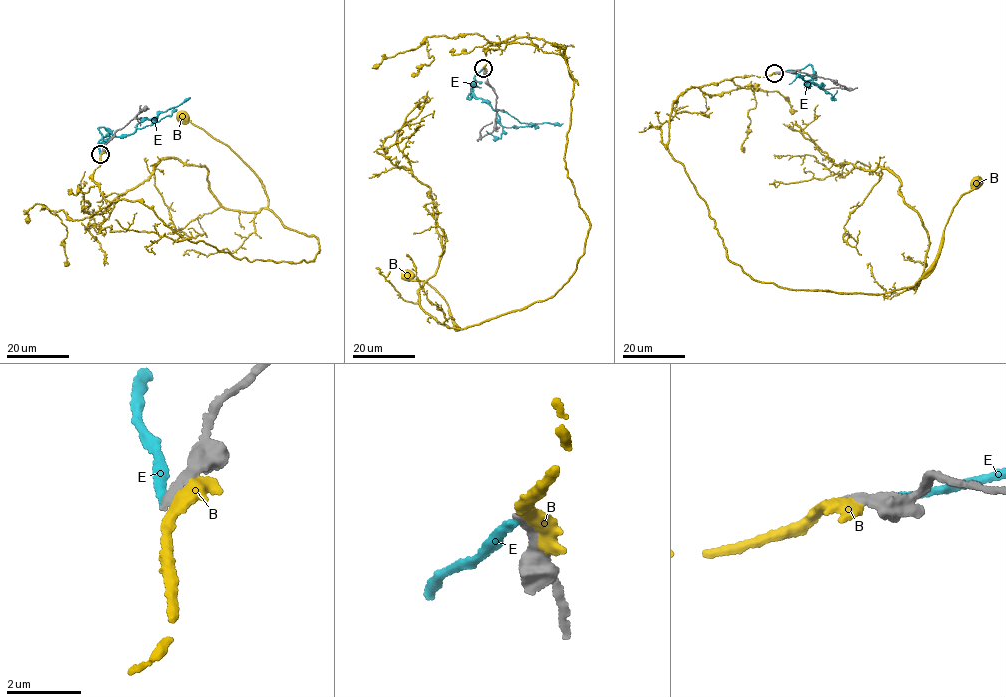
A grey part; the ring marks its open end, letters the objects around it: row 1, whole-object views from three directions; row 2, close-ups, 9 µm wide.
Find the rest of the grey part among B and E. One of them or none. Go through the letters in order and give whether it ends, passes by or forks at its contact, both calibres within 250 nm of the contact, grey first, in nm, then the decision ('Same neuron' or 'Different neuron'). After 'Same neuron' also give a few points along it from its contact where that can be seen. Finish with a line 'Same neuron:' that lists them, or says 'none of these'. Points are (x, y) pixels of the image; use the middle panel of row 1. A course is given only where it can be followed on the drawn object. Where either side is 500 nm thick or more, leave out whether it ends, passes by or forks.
B: It ends there. Thickness 360 nm (grey) against 480 nm. Different neuron
E: It ends there. Thickness 240 nm (grey) against 220 nm. Different neuron
Same neuron: none of these

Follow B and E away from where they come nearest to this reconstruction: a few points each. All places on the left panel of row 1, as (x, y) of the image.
B: (102, 152), (91, 176), (104, 199), (239, 259), (314, 260), (317, 237), (286, 228), (246, 163), (182, 116)
E: (100, 153), (98, 143), (102, 138), (99, 127), (122, 137), (134, 132), (139, 123), (155, 118), (190, 97)

